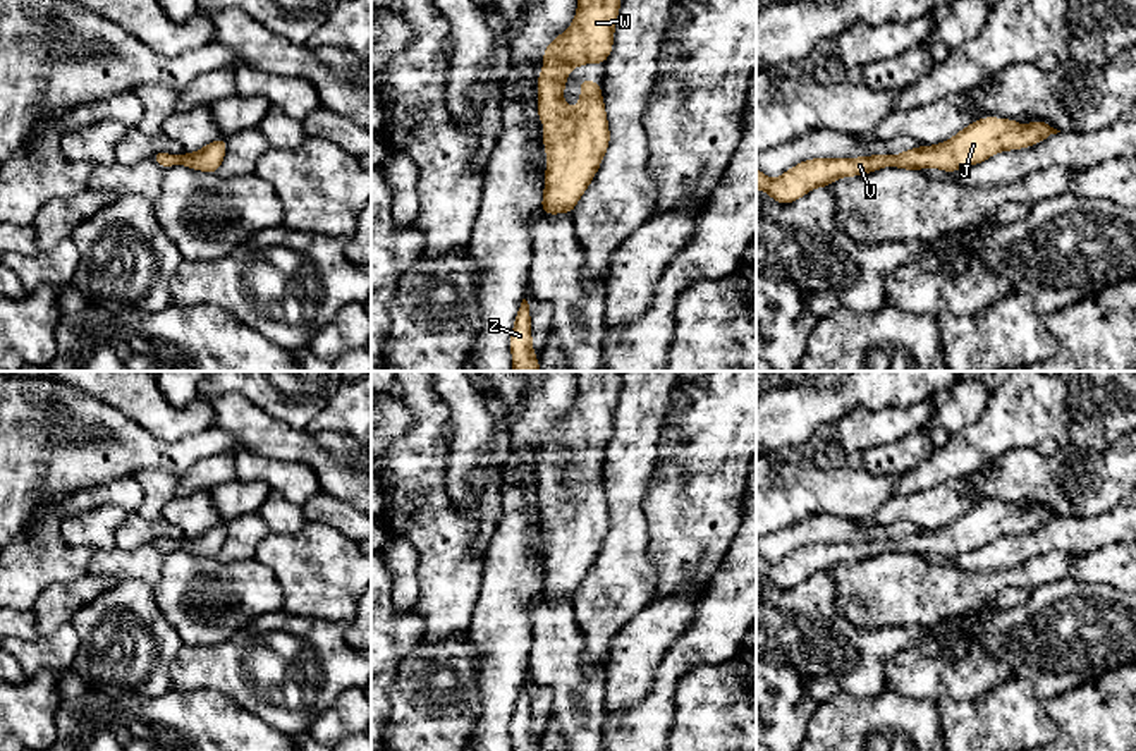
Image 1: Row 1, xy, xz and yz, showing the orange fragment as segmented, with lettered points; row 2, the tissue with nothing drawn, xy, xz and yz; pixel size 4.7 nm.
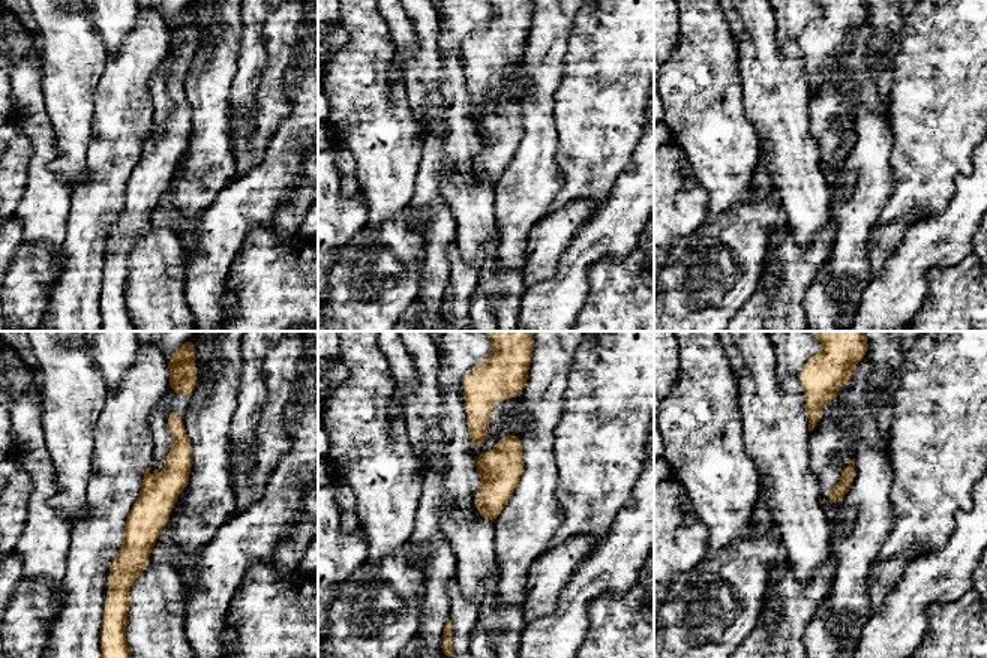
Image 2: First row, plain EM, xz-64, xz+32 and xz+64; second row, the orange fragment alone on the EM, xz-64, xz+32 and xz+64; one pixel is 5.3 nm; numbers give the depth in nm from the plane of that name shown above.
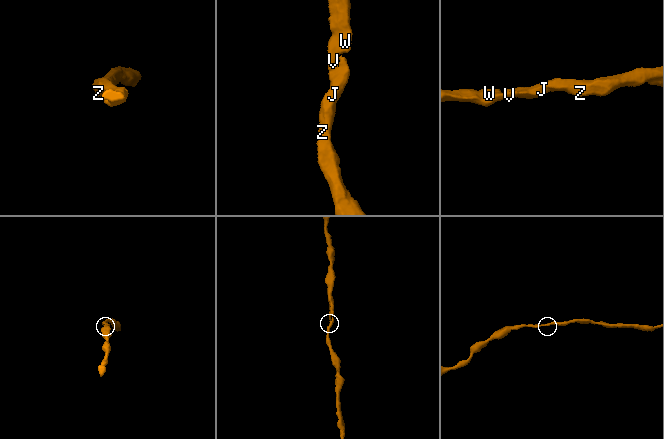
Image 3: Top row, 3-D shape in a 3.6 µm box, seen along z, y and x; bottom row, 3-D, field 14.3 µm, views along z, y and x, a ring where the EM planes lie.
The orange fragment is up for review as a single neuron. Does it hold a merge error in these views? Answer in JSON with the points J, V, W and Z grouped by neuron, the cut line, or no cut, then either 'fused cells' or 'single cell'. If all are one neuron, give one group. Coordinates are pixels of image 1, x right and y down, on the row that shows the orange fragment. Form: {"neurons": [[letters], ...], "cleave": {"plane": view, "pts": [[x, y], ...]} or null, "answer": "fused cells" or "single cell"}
{"neurons": [["J", "V", "W", "Z"]], "cleave": null, "answer": "single cell"}

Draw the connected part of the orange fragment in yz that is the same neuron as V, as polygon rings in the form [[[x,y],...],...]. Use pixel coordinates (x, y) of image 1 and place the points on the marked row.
[[[983,117],[944,143],[911,148],[894,156],[883,153],[859,158],[811,158],[777,179],[770,179],[756,168],[756,189],[772,196],[779,205],[789,205],[842,177],[876,172],[889,165],[904,170],[933,167],[942,172],[957,172],[978,165],[999,151],[1029,148],[1057,132],[1060,131],[1043,120],[1023,125],[1012,119]]]

